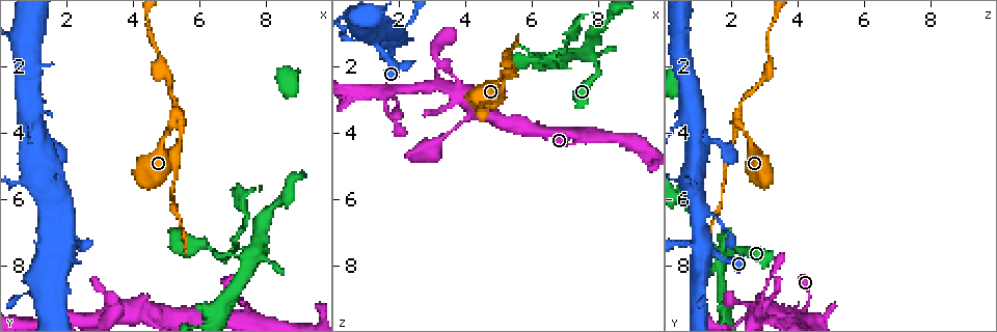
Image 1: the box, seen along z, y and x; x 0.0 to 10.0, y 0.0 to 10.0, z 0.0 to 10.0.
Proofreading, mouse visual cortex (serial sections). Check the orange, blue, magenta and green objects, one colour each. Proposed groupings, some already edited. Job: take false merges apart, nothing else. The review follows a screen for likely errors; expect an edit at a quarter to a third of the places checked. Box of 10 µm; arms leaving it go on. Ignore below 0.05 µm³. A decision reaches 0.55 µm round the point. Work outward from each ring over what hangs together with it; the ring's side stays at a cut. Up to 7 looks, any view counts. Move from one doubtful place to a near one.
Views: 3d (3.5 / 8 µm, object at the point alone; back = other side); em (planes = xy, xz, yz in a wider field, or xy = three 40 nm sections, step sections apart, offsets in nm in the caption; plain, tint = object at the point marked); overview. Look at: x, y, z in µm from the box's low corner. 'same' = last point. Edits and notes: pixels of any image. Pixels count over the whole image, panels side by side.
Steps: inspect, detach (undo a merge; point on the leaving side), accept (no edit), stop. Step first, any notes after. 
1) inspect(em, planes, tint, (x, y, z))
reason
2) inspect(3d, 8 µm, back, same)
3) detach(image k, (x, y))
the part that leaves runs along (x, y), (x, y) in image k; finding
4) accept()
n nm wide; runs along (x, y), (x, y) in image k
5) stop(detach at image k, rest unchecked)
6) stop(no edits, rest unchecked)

inspect(em, xy, step 3, tint, (1.75, 9.35, 2.80))
sharp bend

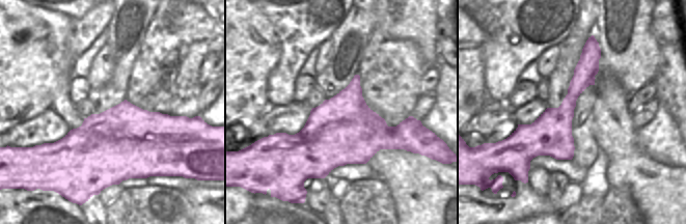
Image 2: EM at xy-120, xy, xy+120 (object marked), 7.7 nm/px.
inspect(3d, 3.5 µm, same)

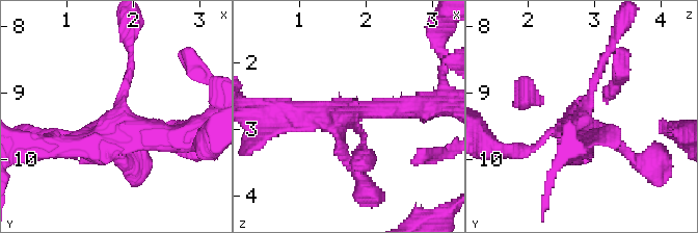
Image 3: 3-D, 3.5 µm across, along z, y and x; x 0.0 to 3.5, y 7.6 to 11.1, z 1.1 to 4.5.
accept()
runs along (180, 137), (119, 119), (132, 54) in image 3; one cell here

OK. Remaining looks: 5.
inspect(3d, 3.5 µm, (5.10, 3.90, 2.35))
three-way junction

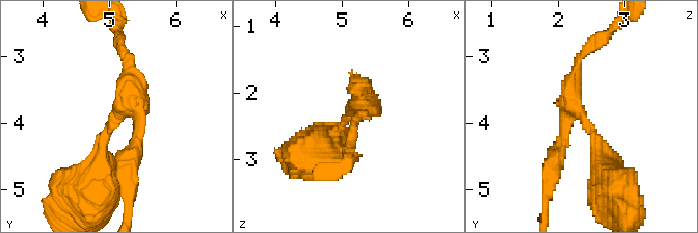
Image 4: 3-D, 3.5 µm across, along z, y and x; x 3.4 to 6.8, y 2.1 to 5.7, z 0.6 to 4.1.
inspect(em, xy, step 2, tint, (5.20, 3.85, 2.35))
3 arms; arms of 150, 250, 250 nm

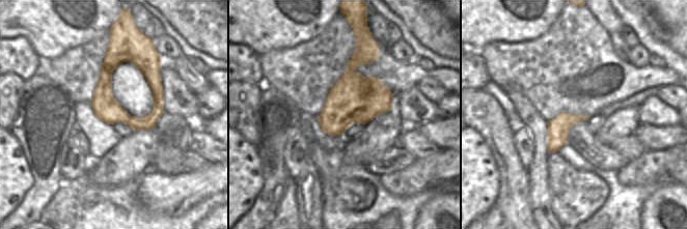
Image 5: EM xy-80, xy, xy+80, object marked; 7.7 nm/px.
accept()
runs along (121, 48), (155, 80), (158, 112), (147, 127) in image 5; one cell here

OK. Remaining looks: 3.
inspect(3d, 3.5 µm, back, (7.00, 7.55, 1.60))
side arm on a straight run

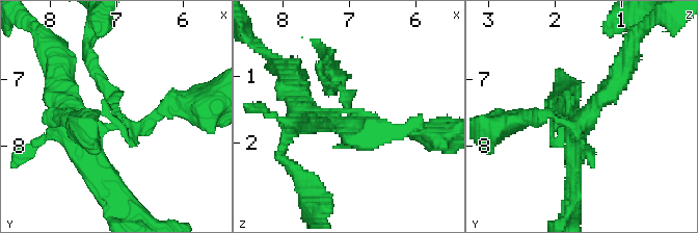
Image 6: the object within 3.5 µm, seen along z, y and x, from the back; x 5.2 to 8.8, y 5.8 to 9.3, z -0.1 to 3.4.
inspect(em, xy, step 5, tint, (6.95, 7.60, 1.55))

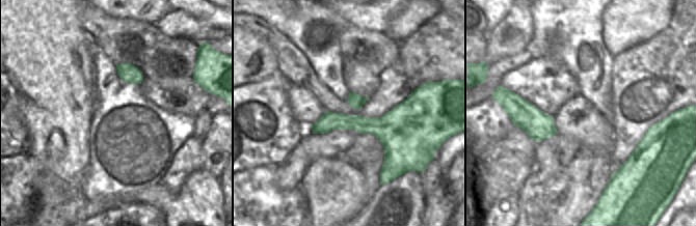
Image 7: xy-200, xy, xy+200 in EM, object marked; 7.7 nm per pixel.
inspect(em, xy, step 1, tint, same)
cut it another way

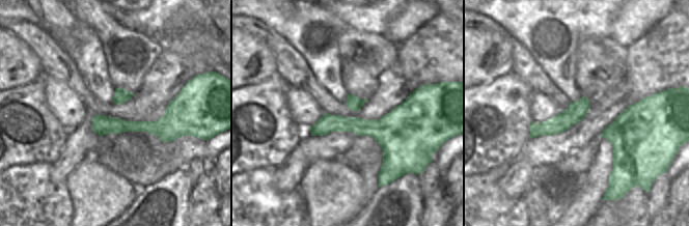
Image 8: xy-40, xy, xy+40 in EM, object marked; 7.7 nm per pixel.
accept()
runs along (414, 95), (387, 126), (312, 130) in image 8; all the same cell

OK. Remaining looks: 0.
stop(no edits, rest unchecked)

